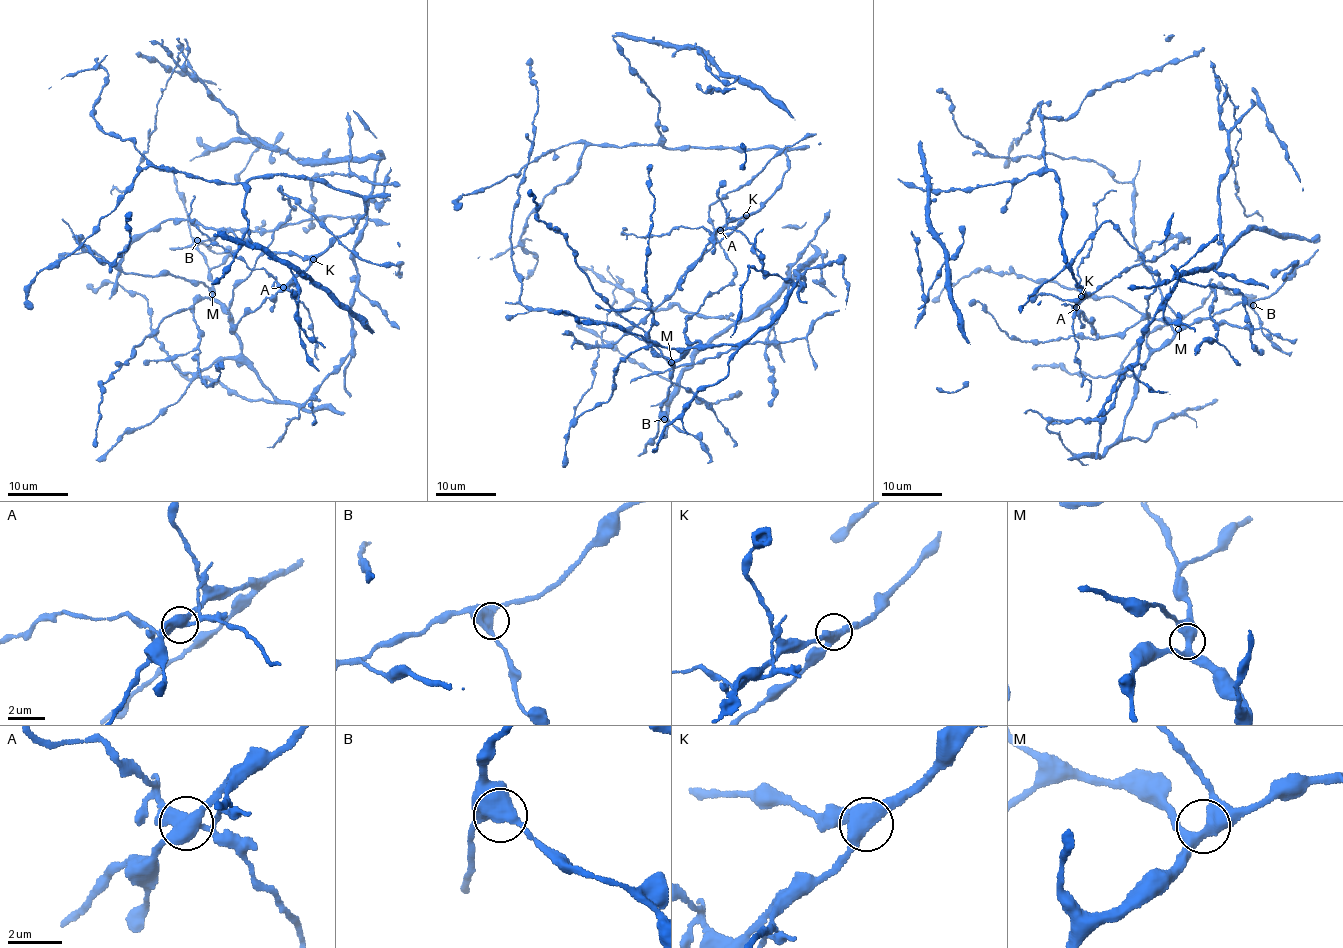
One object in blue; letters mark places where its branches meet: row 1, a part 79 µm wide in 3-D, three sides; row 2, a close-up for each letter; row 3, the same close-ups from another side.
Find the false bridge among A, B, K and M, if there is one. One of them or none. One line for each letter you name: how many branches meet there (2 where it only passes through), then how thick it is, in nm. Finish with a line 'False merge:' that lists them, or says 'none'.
A: 5 | 440 nm
False merge: A

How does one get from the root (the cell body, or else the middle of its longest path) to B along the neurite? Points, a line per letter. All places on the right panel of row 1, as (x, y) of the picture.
B: (1177, 331), (1212, 318), (1216, 313), (1230, 310), (1239, 303), (1253, 305)

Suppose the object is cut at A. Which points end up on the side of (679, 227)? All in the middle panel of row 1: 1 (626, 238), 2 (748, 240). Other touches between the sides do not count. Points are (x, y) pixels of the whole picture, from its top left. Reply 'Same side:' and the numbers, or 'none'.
Same side: 1, 2

